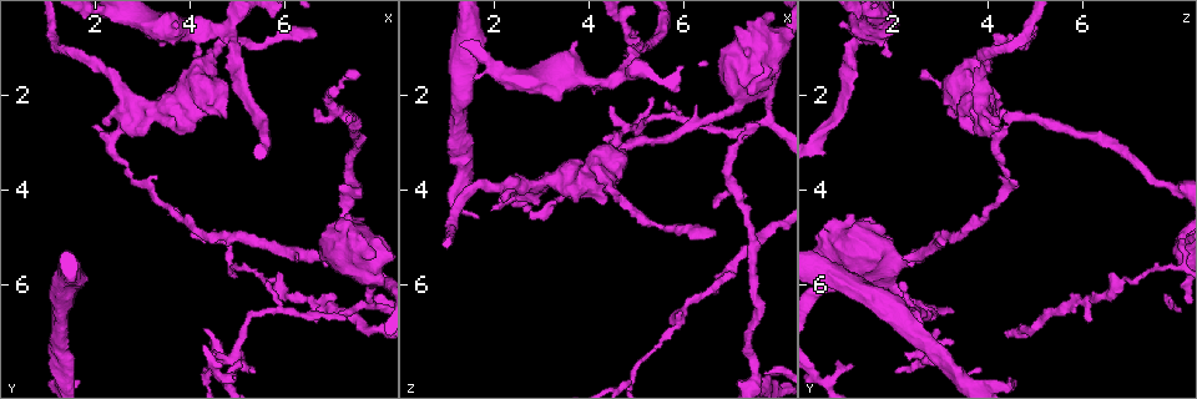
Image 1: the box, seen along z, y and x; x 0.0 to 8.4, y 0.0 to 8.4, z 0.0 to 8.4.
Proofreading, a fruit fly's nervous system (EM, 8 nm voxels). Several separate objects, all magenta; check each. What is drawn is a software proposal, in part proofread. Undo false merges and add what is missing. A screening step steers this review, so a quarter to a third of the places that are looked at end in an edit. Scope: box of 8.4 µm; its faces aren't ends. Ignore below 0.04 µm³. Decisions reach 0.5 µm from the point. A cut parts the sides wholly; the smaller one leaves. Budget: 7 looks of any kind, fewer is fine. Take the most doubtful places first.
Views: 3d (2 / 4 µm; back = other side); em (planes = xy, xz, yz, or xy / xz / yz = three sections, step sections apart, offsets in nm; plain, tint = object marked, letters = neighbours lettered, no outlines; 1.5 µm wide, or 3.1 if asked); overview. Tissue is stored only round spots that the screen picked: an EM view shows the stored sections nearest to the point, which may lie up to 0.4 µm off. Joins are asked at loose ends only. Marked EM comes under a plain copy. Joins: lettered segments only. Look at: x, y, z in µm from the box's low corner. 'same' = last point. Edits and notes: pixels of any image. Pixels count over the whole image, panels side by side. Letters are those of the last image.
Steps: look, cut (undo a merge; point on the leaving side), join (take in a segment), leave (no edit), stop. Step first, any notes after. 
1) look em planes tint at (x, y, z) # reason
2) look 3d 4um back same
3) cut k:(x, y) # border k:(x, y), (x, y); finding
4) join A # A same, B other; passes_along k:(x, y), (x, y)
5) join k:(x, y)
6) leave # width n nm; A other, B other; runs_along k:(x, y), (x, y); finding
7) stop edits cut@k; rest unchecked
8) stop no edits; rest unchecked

look 3d 2um at (7.60, 1.45, 2.60) # thin end

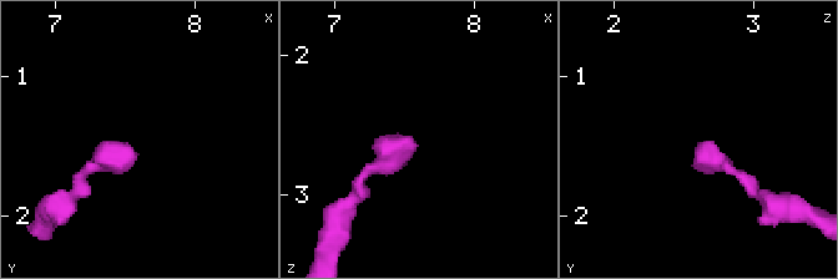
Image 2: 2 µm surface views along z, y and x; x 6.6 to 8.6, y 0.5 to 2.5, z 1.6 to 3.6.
look em xy step 4 tint at (7.56, 1.52, 2.62) # need the tissue

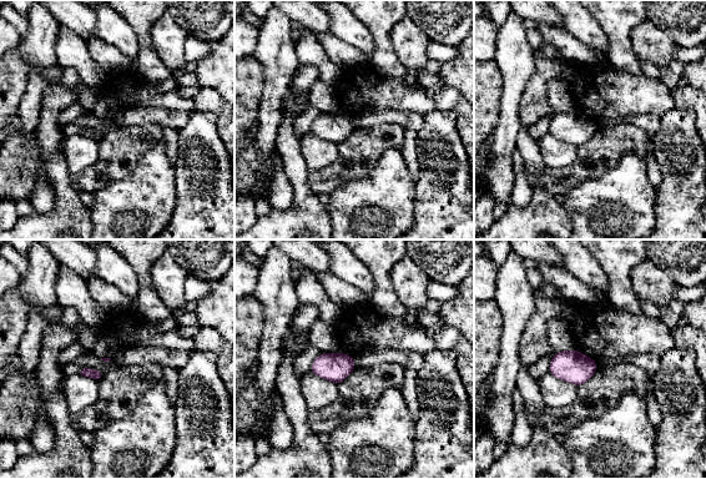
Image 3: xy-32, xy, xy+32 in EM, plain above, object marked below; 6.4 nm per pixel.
look em planes letters same

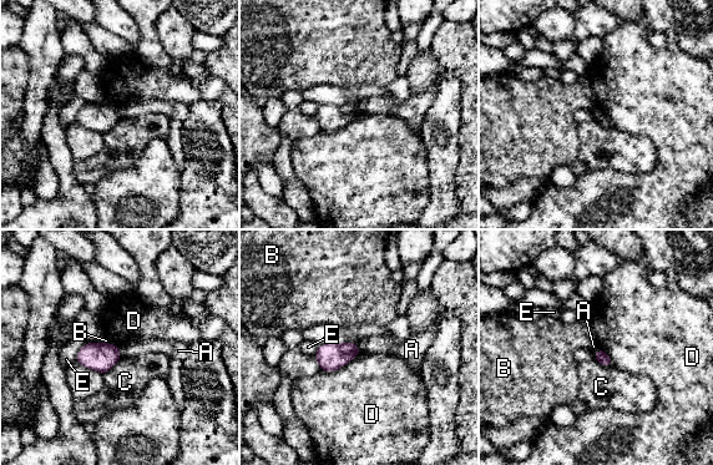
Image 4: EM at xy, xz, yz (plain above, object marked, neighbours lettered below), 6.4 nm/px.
leave # A other, B other, C other, D other, E other; border 4:(116, 345), (121, 357); none of them fits

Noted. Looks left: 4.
look 3d 4um back at (6.60, 0.75, 4.90) # an open end

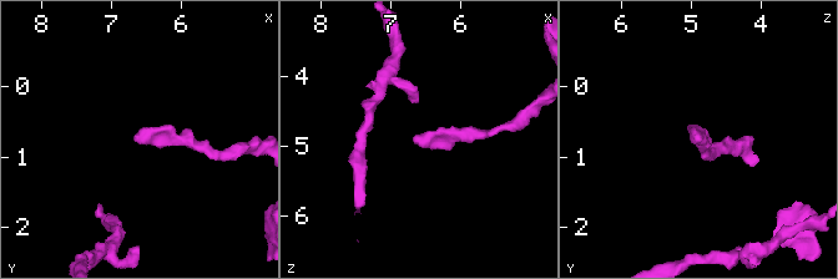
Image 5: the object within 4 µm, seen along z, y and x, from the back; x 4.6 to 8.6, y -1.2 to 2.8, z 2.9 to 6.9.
look em yz step 4 tint at (6.65, 0.75, 4.85)

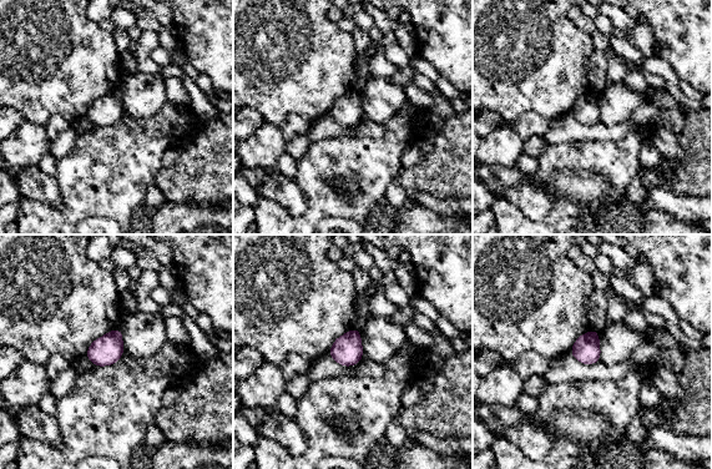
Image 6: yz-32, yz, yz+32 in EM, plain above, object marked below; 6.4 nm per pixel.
look em yz step 4 letters same # see the neighbours

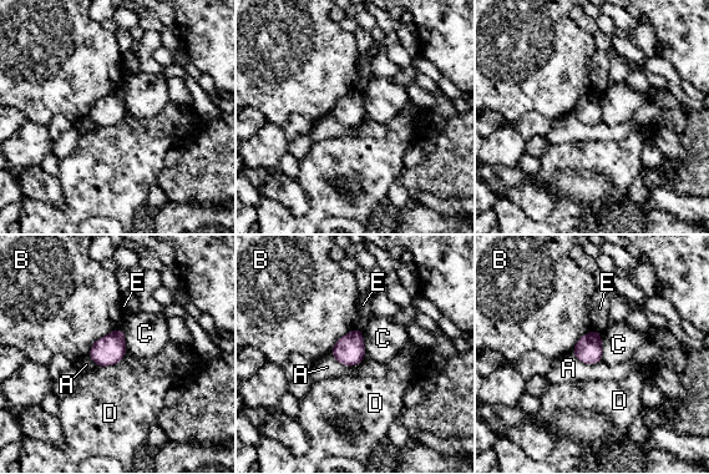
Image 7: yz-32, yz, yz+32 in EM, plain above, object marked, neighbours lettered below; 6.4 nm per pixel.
leave # width 180 nm; A other, B other, C other, D other, E other; border 7:(122, 327), (100, 337), (87, 354); no lettered segment goes on from it

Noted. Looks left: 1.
look em planes letters at (4.65, 0.65, 1.55)

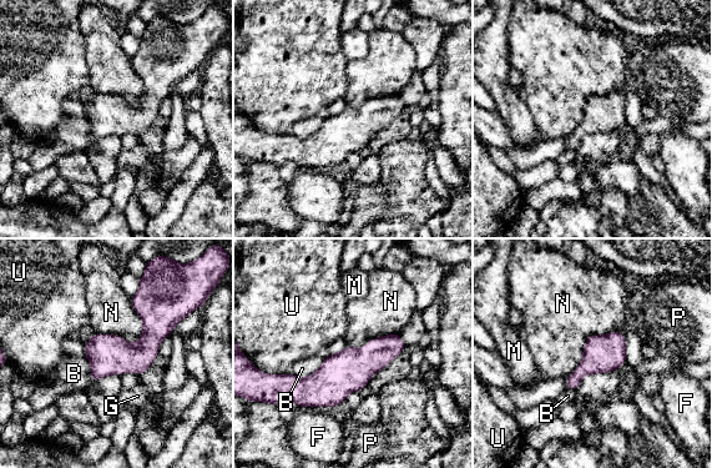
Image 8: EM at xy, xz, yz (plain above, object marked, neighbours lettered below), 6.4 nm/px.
leave # B other, F other, G other, M other, N other, P other, U other; runs_along 8:(400, 345), (329, 385), (281, 377); all the same neuron

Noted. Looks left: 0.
stop no edits; rest unchecked

